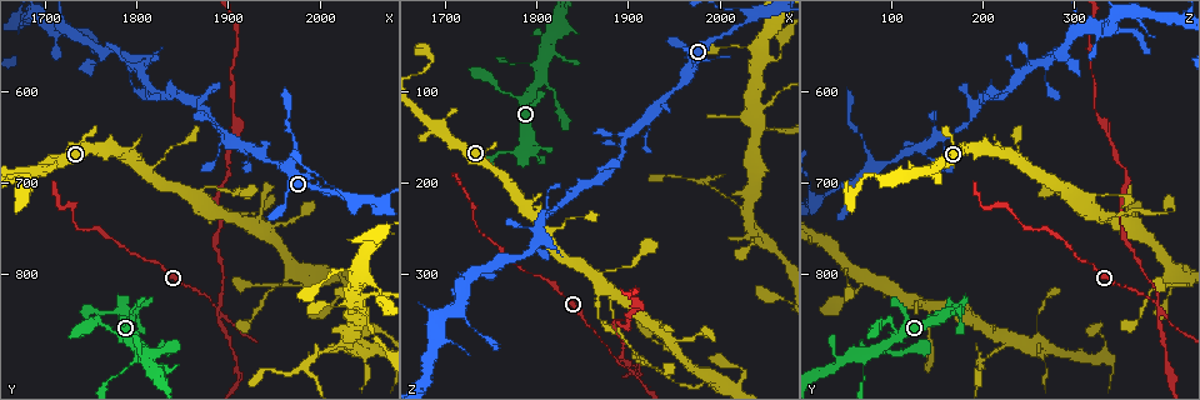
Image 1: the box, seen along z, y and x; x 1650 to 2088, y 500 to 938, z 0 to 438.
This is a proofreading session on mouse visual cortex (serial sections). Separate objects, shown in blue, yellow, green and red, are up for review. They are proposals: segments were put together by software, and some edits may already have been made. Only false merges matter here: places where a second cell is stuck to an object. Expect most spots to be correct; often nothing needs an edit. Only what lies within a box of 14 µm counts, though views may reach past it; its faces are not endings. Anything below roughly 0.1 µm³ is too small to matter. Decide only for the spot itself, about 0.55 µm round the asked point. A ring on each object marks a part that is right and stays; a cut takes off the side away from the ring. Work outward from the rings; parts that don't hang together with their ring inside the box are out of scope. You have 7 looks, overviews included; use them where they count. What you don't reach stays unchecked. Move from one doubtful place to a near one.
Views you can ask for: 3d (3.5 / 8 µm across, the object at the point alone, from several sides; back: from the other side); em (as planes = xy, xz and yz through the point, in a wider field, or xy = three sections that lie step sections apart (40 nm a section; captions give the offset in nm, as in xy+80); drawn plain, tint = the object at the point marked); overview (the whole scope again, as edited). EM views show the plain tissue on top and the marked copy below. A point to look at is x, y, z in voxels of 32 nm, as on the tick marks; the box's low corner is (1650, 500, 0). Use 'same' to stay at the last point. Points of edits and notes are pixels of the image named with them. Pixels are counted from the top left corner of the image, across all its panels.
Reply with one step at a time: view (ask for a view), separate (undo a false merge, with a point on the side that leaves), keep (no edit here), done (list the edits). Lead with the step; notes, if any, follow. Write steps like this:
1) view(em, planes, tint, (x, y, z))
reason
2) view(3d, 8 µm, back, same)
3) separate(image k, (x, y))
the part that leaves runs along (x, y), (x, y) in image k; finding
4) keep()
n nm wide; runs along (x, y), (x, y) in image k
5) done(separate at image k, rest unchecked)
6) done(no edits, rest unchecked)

view(3d, 8 µm, (1880, 740, 325))
thin arm on a thick one

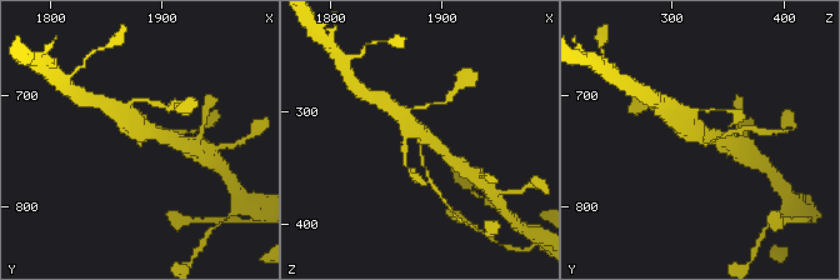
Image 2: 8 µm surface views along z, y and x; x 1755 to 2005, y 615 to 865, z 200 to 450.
view(em, xy, step 5, tint, (1880, 740, 322))
3 arms; arms of 150, 350, 500 nm; need the tissue

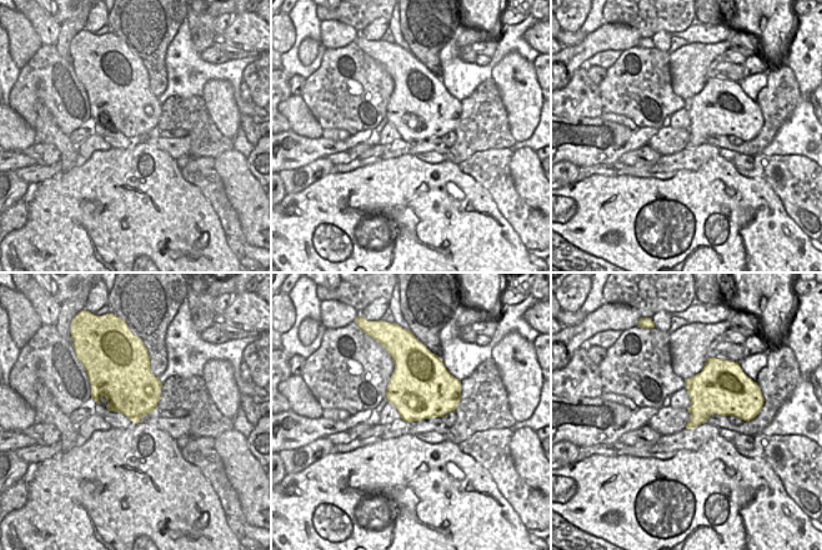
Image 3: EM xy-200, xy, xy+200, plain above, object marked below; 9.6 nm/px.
keep()
runs along (400, 114), (450, 159) in image 2; all the same cell

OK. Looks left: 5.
view(3d, 3.5 µm, (2025, 810, 415))
thick turns thin

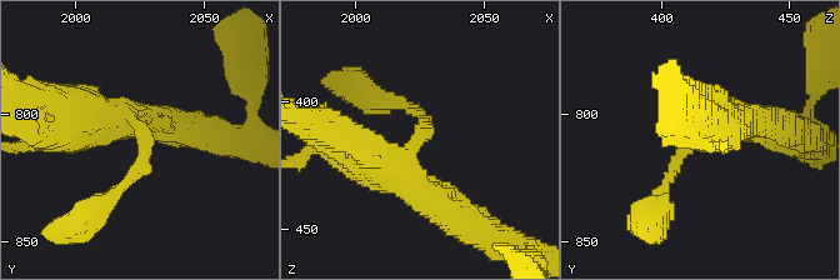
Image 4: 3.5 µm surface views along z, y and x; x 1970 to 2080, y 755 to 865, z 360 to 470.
view(em, xy, step 1, tint, (2025, 805, 415))
arms of 150, 500 nm; now the EM

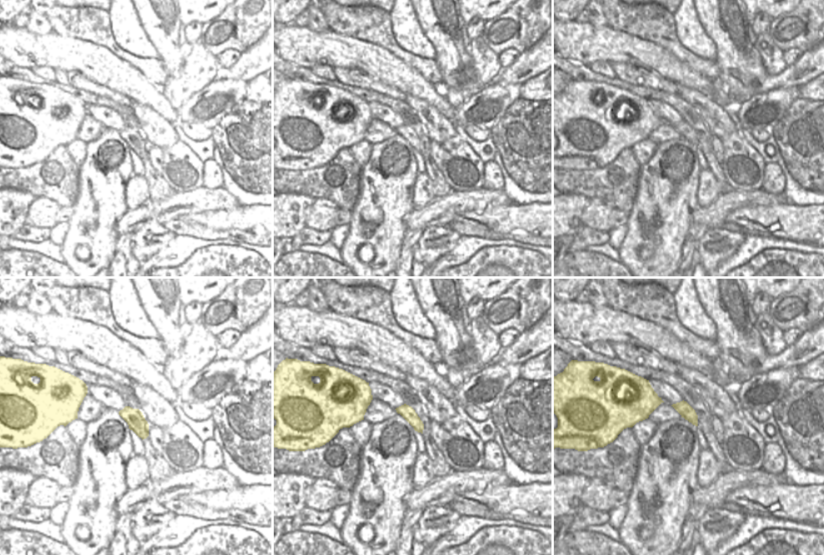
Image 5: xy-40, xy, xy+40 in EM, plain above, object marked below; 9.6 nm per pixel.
keep()
runs along (69, 116), (141, 128), (145, 161), (115, 193) in image 4; all the same cell

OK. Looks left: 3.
view(3d, 3.5 µm, (1785, 840, 165))
abrupt turn

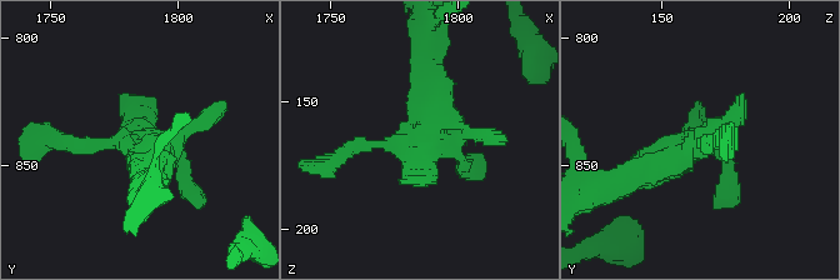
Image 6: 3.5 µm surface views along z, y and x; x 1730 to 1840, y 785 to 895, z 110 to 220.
view(em, planes, tint, (1784, 842, 164))

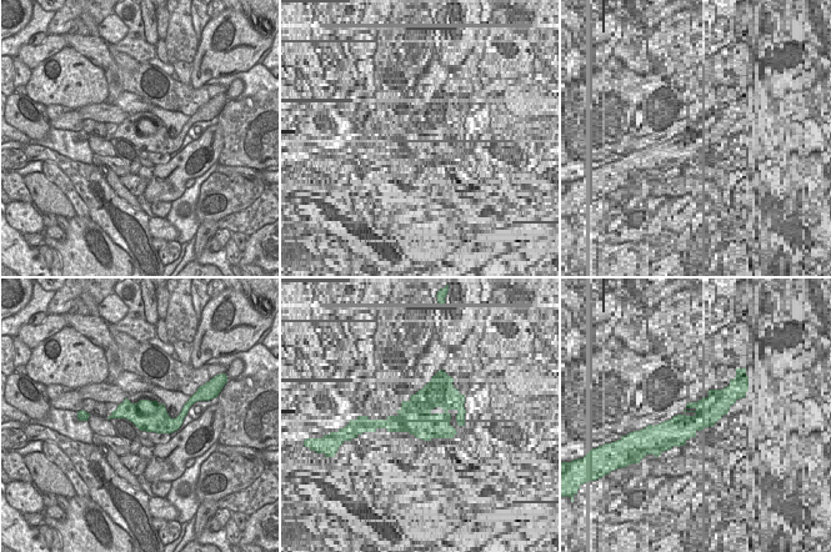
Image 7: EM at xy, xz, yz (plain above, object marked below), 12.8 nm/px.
keep()
runs along (425, 70), (414, 141), (336, 158) in image 6; all the same cell

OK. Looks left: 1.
done(no edits, rest unchecked)

